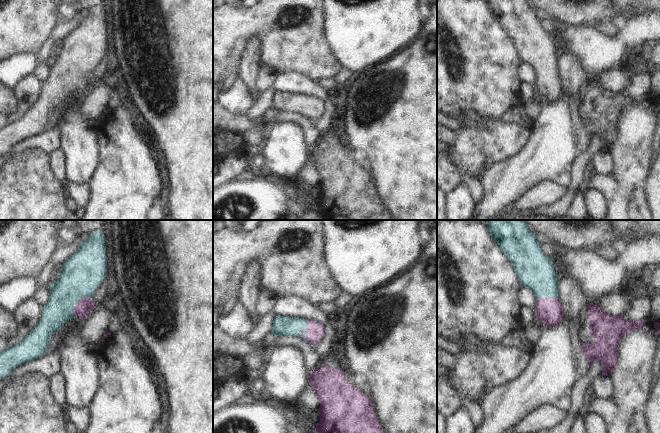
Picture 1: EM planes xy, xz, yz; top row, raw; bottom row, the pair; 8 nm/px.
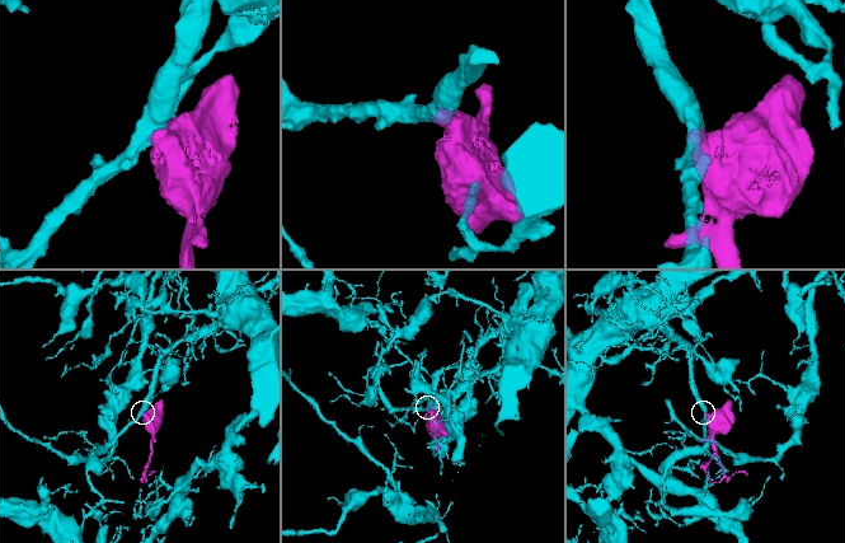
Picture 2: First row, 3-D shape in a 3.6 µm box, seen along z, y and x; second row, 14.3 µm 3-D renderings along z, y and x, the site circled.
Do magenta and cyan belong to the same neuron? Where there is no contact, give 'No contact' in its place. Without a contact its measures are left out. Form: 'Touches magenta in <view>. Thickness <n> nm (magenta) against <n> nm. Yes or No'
Touches magenta in xy. Thickness 120 nm (magenta) against 320 nm. Yes.

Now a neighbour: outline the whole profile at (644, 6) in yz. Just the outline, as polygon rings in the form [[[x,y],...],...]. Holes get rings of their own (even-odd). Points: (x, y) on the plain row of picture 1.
[[[614,0],[619,9],[632,7],[642,14],[660,10],[660,0]]]

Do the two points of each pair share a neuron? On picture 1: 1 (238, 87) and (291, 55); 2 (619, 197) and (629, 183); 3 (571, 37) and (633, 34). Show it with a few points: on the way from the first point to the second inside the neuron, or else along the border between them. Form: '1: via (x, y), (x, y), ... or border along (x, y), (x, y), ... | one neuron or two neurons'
1: border along (237, 74), (234, 81), (223, 90) | two neurons
2: via (619, 194), (626, 186) | one neuron
3: via (586, 42), (618, 43) | one neuron

